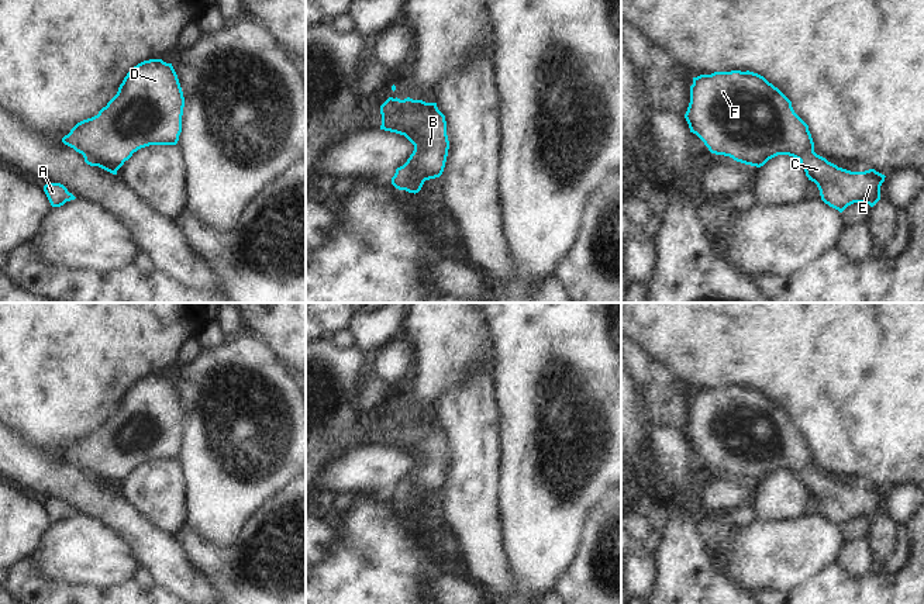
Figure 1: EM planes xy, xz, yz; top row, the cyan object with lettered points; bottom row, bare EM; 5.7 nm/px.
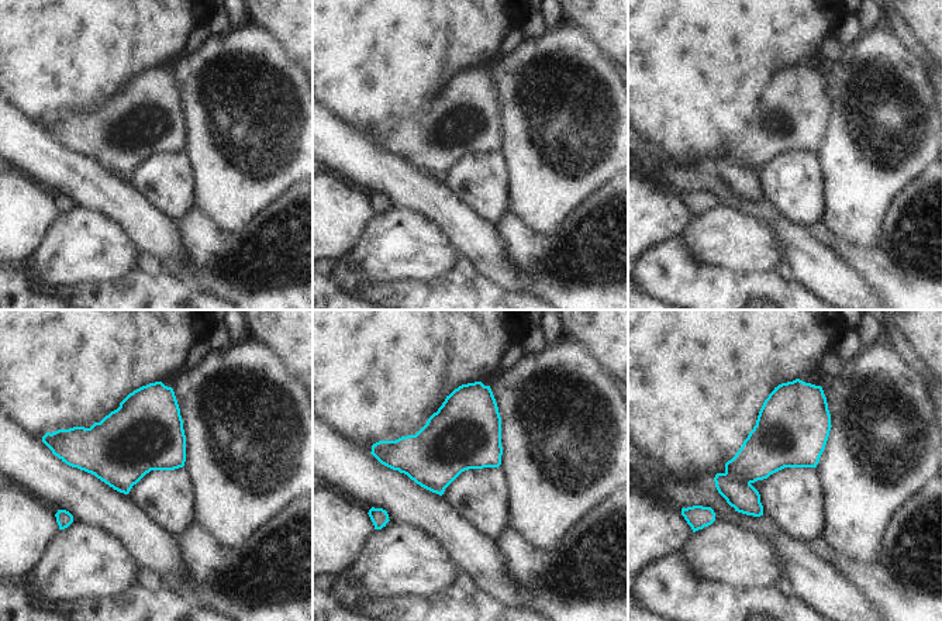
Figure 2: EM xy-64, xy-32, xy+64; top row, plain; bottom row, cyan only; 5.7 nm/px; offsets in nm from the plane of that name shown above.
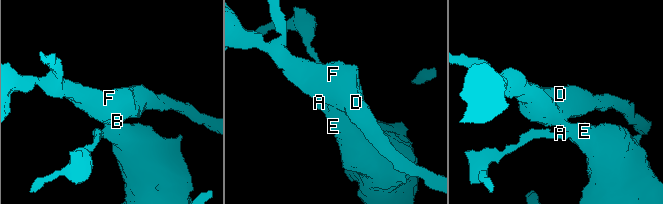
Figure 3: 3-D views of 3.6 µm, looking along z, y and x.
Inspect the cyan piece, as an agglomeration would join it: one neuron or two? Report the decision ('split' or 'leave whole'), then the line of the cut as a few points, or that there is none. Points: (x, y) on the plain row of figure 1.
split; cut in xy along (83, 470), (116, 487)

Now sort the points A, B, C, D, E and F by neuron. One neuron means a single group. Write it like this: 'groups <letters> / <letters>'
groups A C E / B D F

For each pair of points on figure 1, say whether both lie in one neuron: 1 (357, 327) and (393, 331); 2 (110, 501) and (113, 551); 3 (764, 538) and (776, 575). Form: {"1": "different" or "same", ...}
{"1": "same", "2": "different", "3": "same"}

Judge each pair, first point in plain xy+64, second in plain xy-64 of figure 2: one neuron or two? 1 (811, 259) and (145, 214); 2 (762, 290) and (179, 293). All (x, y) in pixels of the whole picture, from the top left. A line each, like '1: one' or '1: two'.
1: one
2: one

